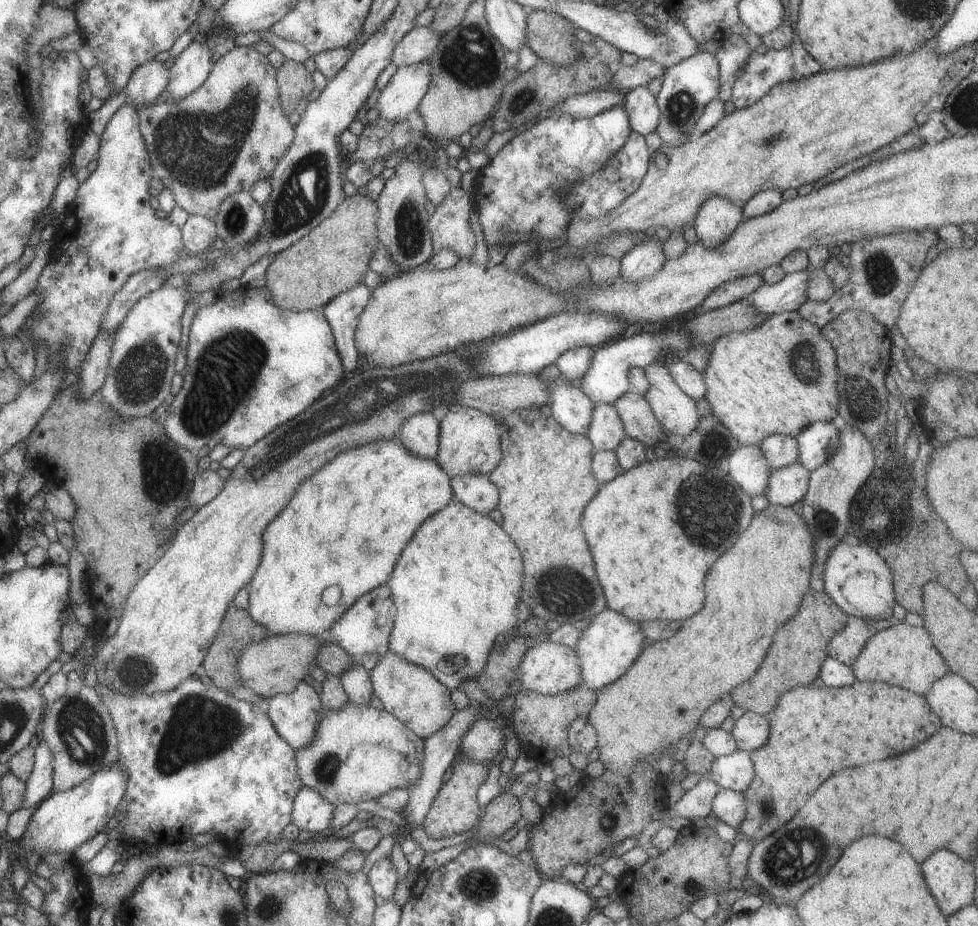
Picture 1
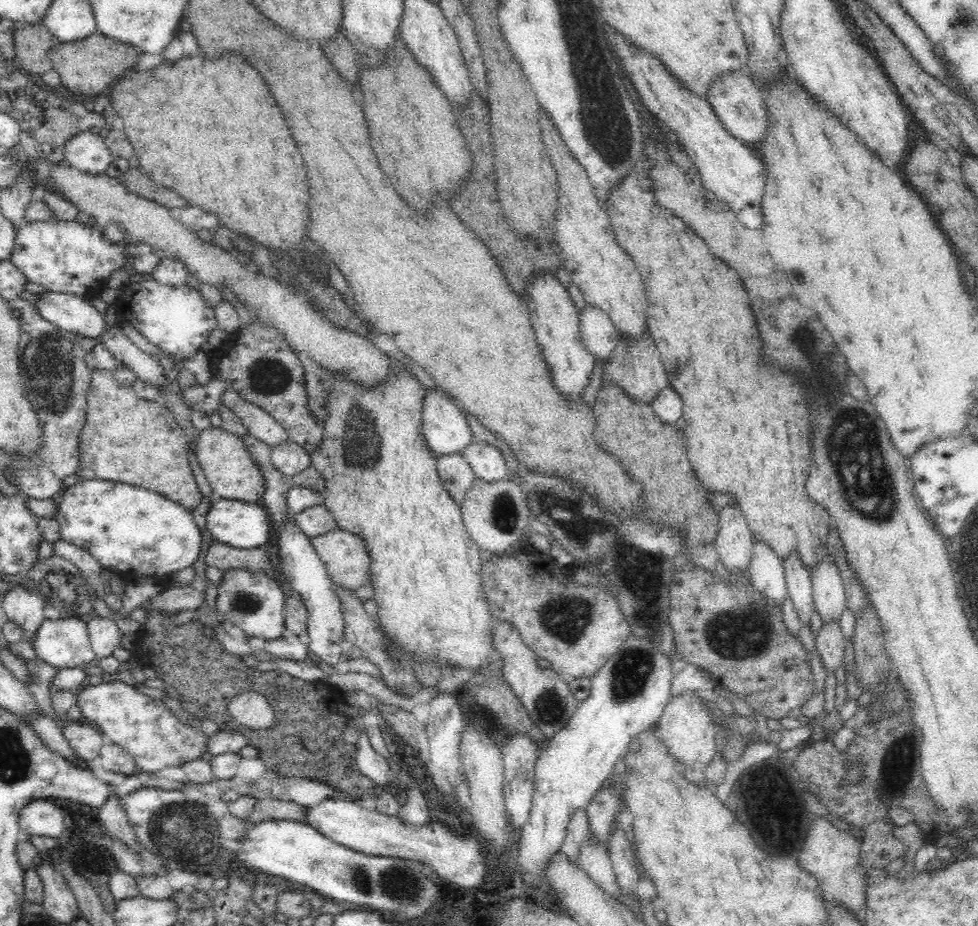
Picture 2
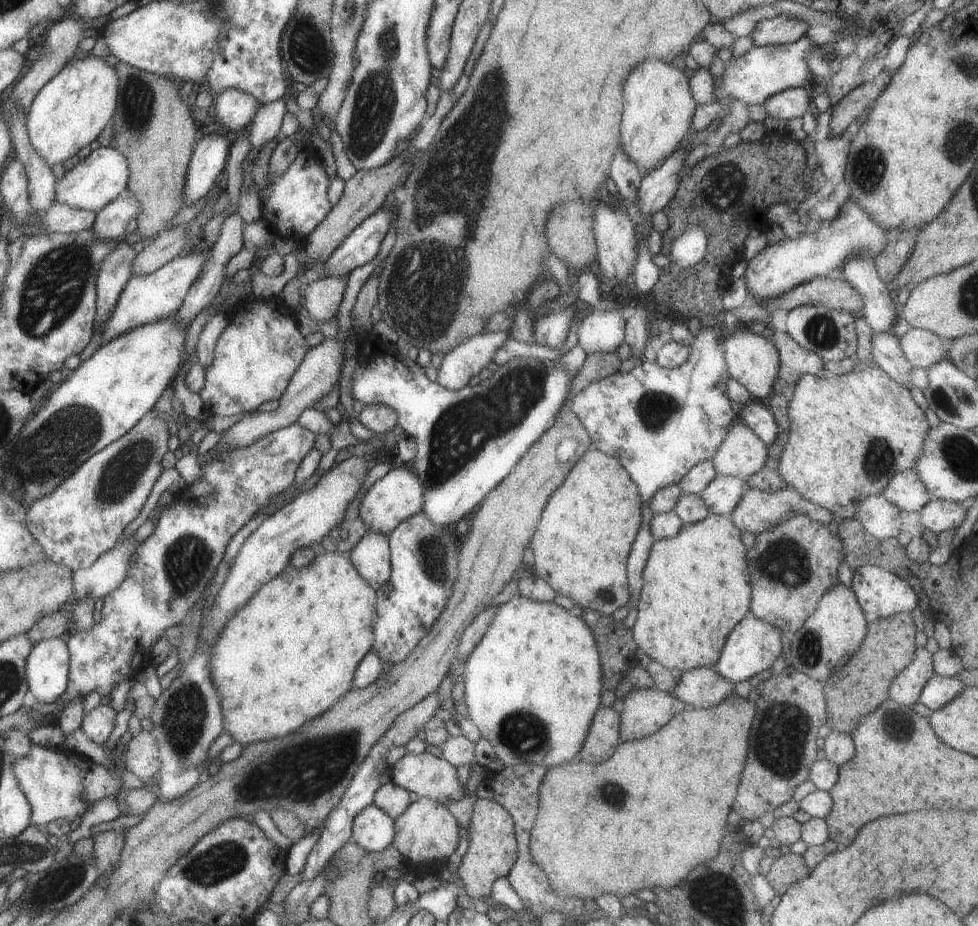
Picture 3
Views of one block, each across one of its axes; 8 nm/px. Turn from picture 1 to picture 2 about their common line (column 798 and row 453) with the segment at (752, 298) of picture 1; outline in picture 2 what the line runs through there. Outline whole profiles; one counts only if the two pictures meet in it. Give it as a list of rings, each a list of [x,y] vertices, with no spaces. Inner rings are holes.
[[[290,438],[271,447],[271,458],[274,469],[284,475],[286,480],[311,466],[311,456]]]

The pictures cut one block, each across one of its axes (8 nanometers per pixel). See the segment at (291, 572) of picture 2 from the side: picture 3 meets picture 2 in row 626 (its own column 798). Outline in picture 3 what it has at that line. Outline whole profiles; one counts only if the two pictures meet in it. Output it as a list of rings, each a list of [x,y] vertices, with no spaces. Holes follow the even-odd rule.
[[[802,305],[787,314],[787,333],[800,346],[815,352],[824,362],[835,363],[856,355],[858,348],[855,314],[842,309],[829,309],[822,305]]]

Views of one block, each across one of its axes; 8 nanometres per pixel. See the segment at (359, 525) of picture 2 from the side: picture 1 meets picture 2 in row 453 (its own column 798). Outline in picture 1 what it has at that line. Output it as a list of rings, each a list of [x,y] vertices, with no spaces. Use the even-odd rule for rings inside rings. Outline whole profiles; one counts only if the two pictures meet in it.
[[[787,311],[776,315],[771,315],[760,327],[752,331],[732,332],[724,334],[713,344],[712,356],[703,373],[703,378],[707,387],[706,400],[711,407],[711,414],[724,424],[728,431],[739,441],[740,445],[760,445],[763,439],[769,435],[785,435],[796,437],[805,427],[817,421],[831,422],[839,411],[839,395],[837,392],[837,357],[832,344],[826,340],[824,334],[814,324],[807,322],[797,311]]]

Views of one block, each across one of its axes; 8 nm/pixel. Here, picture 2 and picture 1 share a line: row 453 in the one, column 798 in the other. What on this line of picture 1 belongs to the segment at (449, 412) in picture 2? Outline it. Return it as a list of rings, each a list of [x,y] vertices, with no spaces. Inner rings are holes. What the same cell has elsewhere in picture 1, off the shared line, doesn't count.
[[[817,421],[805,427],[795,438],[798,461],[803,468],[814,471],[828,463],[839,448],[839,431],[831,422]]]

